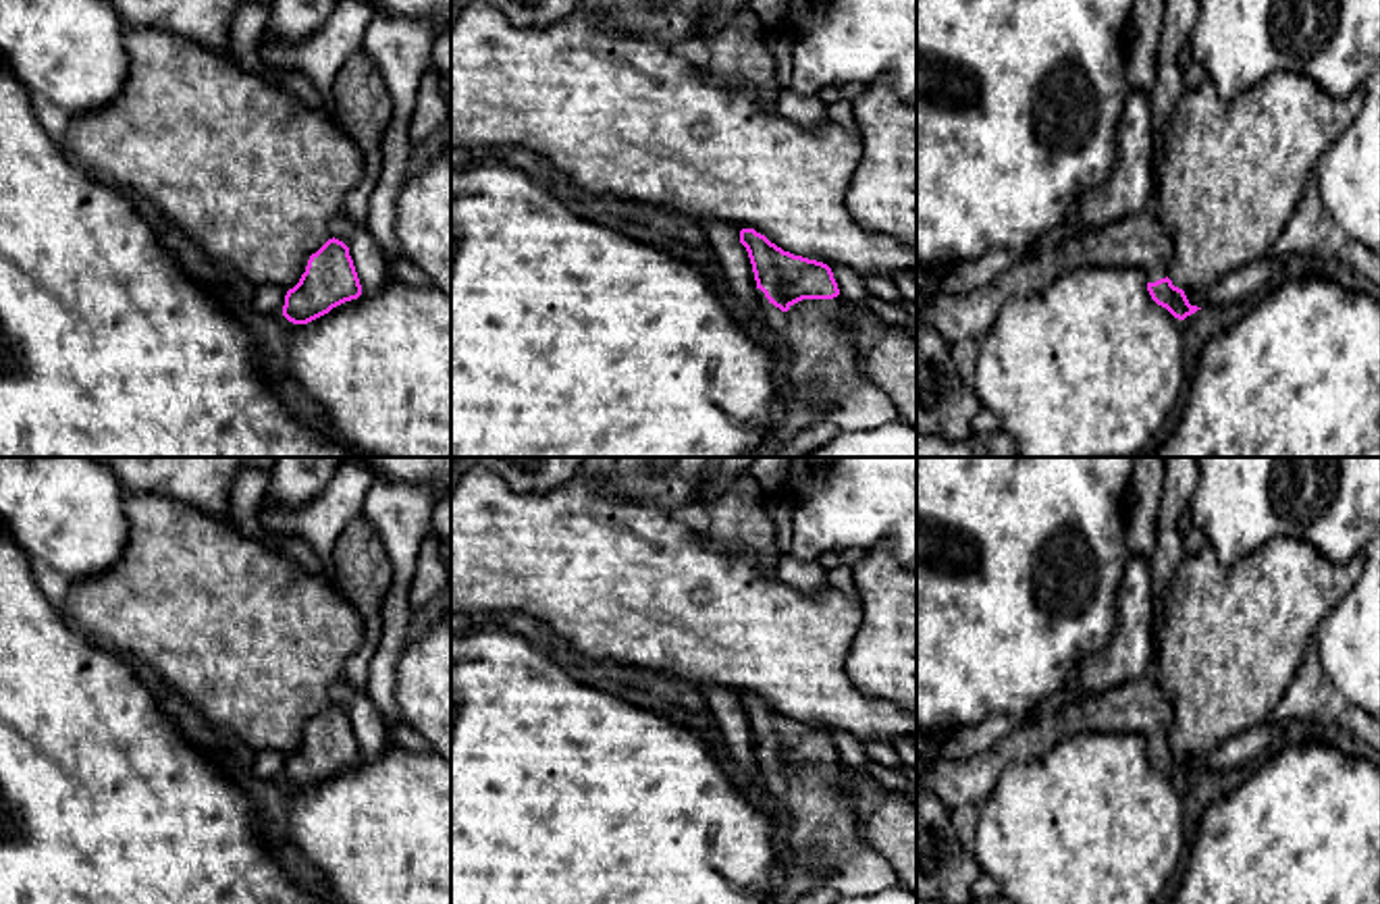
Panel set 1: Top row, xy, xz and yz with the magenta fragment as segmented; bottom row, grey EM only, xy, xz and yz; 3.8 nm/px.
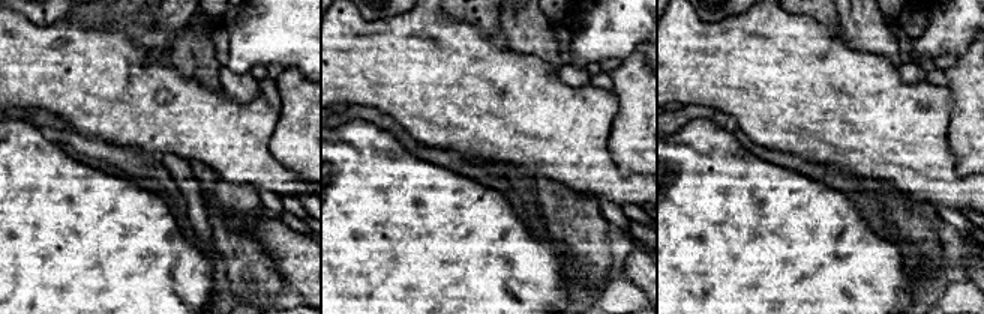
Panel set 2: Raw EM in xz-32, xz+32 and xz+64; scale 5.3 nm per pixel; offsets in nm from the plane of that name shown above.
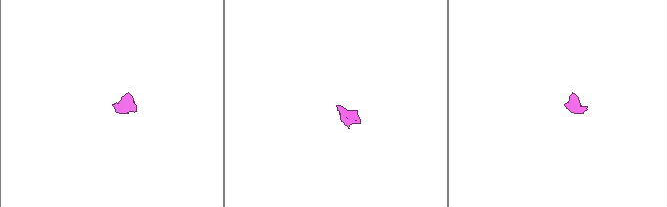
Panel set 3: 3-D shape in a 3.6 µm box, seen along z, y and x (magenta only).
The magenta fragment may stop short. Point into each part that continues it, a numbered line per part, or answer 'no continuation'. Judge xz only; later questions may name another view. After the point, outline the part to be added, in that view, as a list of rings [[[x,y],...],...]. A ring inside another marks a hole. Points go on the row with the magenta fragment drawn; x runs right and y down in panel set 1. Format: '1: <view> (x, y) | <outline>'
1: xz (821, 366) | [[[757,289],[765,335],[786,360],[786,391],[813,405],[825,418],[865,380],[856,345],[844,326],[848,303],[802,299],[788,312],[775,308]]]

